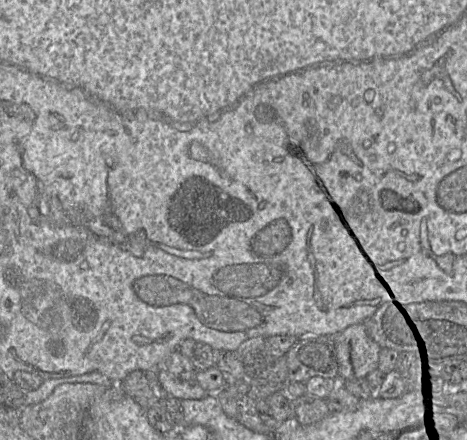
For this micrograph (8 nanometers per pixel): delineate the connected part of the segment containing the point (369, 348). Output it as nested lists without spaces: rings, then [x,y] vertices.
[[[364,324],[349,326],[333,337],[338,363],[337,385],[365,379],[377,369],[381,347],[367,334]]]

